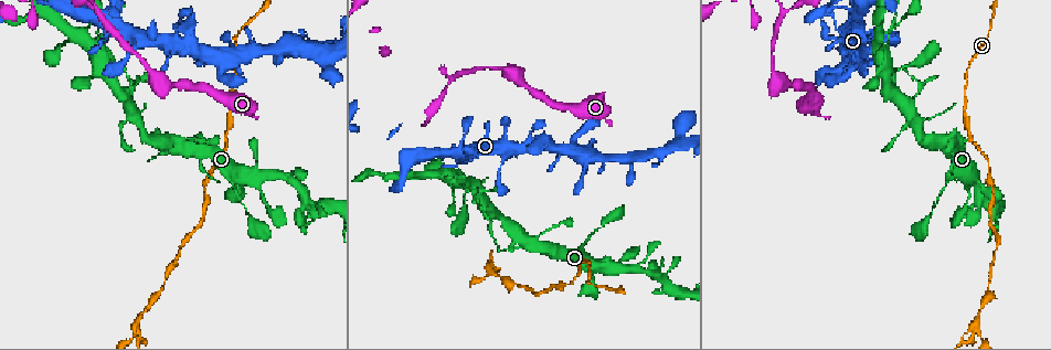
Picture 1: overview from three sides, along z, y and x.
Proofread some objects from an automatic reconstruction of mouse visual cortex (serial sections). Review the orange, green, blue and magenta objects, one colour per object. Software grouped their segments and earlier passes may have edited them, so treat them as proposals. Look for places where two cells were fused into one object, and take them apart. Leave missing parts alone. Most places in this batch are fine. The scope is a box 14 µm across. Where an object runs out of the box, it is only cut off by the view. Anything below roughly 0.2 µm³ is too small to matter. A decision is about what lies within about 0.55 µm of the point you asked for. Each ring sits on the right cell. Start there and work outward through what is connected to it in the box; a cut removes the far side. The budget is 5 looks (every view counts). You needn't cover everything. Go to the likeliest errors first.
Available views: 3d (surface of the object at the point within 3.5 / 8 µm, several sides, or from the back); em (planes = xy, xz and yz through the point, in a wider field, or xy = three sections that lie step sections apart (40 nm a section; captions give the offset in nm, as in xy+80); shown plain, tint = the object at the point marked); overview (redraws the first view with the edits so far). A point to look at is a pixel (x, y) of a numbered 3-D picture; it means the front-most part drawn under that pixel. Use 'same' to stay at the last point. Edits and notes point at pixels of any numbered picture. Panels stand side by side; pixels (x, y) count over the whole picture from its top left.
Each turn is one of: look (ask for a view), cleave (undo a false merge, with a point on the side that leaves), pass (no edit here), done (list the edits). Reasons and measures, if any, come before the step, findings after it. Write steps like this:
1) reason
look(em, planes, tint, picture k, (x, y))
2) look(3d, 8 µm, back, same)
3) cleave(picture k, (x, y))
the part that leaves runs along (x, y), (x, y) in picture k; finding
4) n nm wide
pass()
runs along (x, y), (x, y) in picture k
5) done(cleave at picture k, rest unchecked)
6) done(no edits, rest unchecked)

look(3d, 3.5 µm, picture 1, (137, 331))

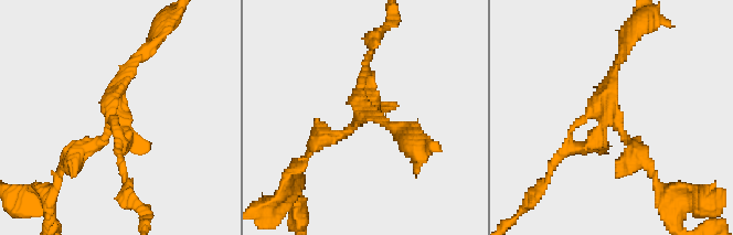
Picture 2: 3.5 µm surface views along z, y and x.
shape alone is not enough
look(em, xy, step 1, tint, picture 2, (361, 115))

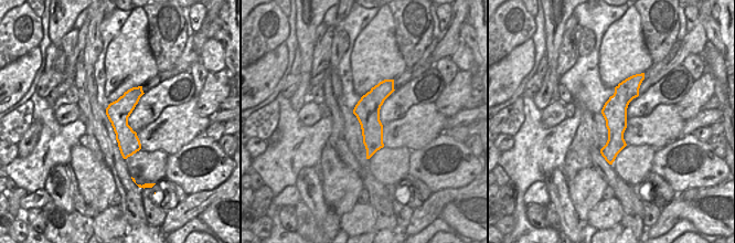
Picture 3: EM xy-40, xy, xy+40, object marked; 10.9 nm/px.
pass()
runs along (150, 47), (116, 88), (103, 139), (72, 156) in picture 2; continuous, no second cell

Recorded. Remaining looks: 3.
sudden change in width
look(3d, 3.5 µm, picture 1, (92, 46))

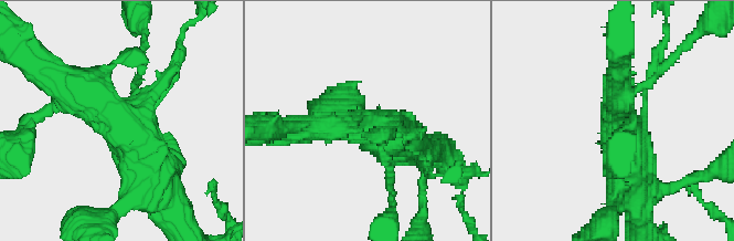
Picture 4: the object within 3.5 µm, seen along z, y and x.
shape alone is not enough
look(em, planes, tint, picture 4, (121, 118))

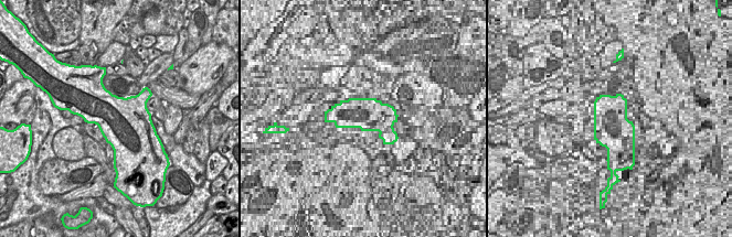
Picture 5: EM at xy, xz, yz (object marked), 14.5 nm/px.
750 nm wide
pass()
runs along (157, 178), (116, 116), (59, 80) in picture 4; all the same cell

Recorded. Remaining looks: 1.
done(no edits, rest unchecked)

